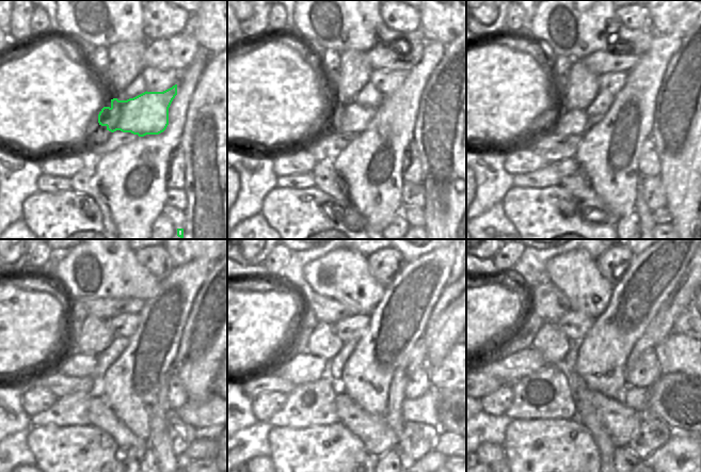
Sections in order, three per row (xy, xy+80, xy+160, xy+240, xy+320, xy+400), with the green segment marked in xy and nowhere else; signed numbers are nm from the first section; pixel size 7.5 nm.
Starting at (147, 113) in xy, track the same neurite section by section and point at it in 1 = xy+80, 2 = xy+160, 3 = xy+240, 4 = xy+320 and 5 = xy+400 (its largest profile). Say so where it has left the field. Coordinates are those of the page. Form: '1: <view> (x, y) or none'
1: xy+80 (352, 118)
2: xy+160 (574, 122)
3: xy+240 (76, 364)
4: xy+320 (299, 367)
5: xy+400 (508, 370)

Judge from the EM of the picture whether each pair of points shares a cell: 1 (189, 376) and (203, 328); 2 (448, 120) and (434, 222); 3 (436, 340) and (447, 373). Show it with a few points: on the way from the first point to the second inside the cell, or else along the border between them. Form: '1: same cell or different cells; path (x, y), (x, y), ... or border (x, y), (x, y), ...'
1: same cell; path (196, 364), (203, 346), (203, 340)
2: same cell; path (448, 145), (448, 197)
3: different cells; border (455, 343), (437, 364), (429, 367)

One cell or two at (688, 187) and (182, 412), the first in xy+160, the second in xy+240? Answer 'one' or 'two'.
two

